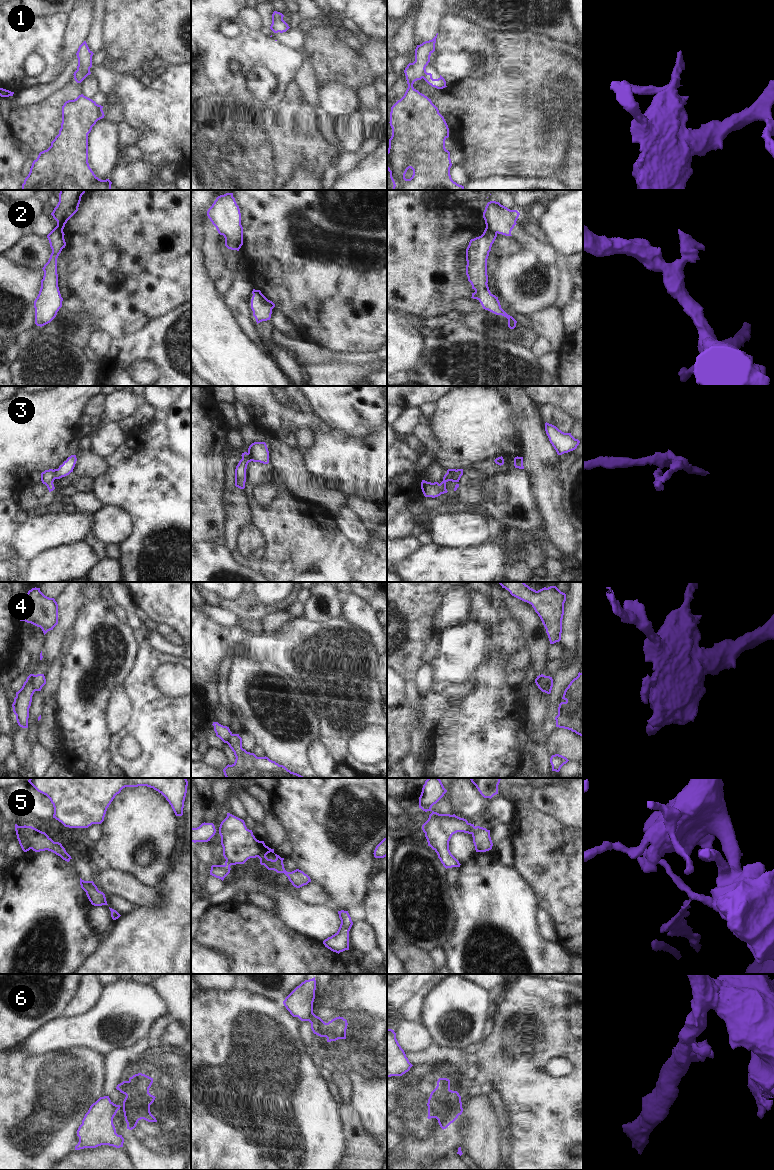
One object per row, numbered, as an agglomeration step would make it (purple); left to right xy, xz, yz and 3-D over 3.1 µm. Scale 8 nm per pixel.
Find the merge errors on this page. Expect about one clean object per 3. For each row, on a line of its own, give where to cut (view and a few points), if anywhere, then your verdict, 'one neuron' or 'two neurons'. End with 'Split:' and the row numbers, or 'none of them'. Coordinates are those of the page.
1: cut xy (77, 68), (89, 69); two neurons
2: cut yz (486, 225), (497, 232); two neurons
3: cut yz (456, 470), (455, 474), (457, 476), (450, 480); two neurons
4: cut yz (543, 675), (541, 678), (542, 686), (546, 692); two neurons
5: cut yz (475, 827), (471, 833); two neurons
6: cut yz (449, 1087), (445, 1092), (431, 1093); two neurons
Split: 1, 2, 3, 4, 5, 6

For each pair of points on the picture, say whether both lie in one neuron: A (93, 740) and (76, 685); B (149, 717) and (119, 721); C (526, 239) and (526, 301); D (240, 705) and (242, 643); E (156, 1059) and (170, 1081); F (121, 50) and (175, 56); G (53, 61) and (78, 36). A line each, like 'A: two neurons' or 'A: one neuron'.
A: one neuron
B: two neurons
C: one neuron
D: two neurons
E: one neuron
F: one neuron
G: two neurons

